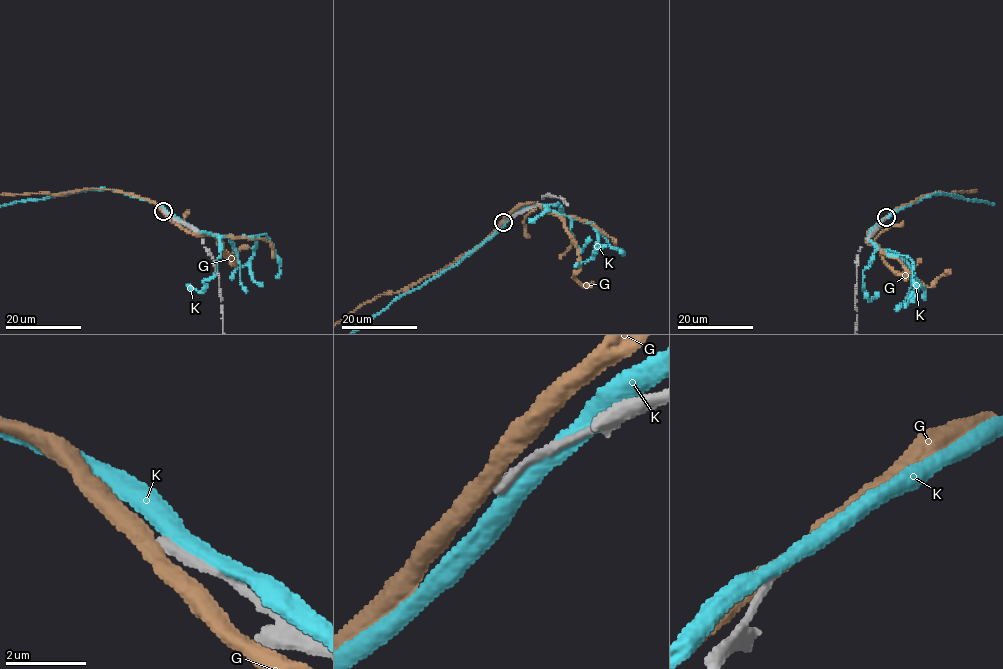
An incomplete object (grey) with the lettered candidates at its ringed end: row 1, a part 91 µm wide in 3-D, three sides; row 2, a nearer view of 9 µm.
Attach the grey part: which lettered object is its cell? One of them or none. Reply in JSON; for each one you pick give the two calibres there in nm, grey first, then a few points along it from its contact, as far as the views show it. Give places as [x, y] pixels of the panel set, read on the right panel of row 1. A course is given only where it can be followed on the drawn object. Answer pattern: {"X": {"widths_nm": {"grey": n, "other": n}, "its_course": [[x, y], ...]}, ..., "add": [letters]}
{"add": []}

